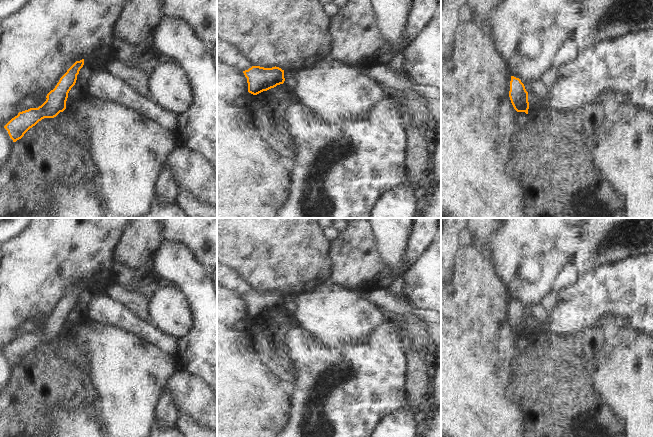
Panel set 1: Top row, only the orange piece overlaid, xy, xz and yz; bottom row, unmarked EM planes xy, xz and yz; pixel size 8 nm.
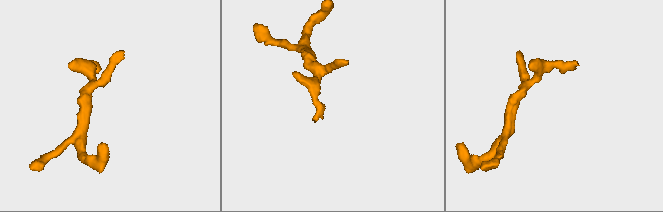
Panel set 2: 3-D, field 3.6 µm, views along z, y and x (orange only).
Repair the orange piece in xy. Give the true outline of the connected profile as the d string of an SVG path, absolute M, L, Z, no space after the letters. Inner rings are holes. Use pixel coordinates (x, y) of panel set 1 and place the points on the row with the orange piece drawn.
M84 59L76 61L47 96L46 101L38 108L30 108L19 112L4 128L13 142L21 139L24 134L44 118L54 118L66 109L68 93L75 85L77 75L84 65Z

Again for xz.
M252 66L243 73L247 78L248 92L253 95L274 88L285 81L284 70L276 66L272 68Z

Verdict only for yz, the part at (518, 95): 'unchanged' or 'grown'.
unchanged

